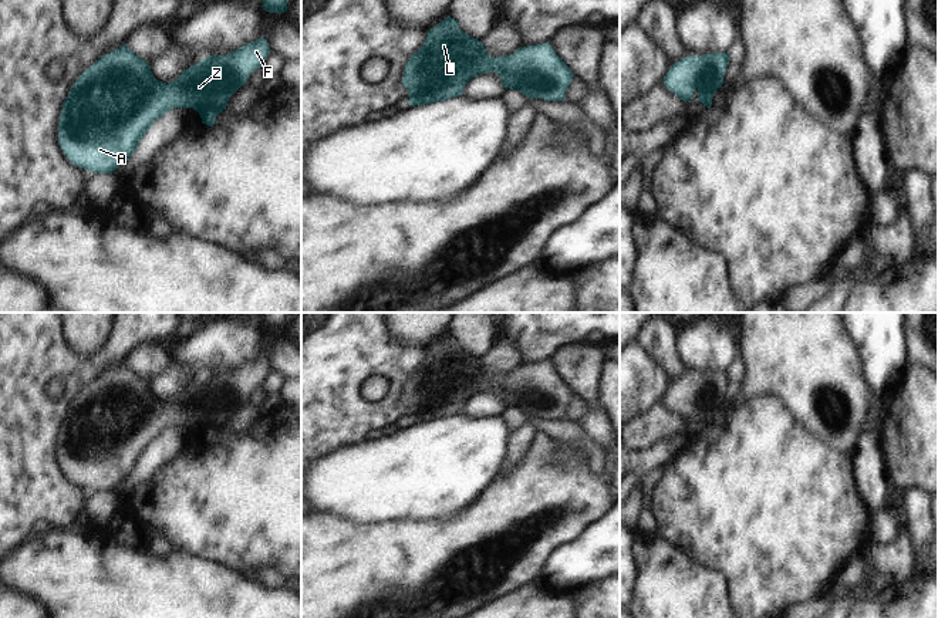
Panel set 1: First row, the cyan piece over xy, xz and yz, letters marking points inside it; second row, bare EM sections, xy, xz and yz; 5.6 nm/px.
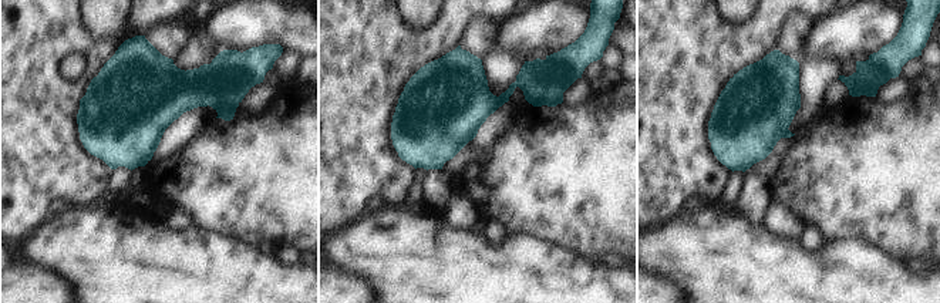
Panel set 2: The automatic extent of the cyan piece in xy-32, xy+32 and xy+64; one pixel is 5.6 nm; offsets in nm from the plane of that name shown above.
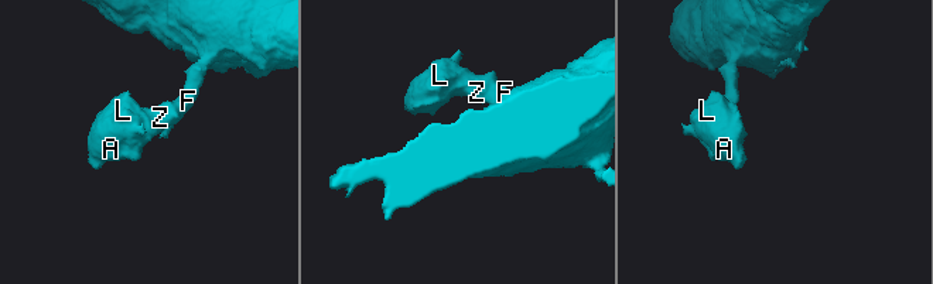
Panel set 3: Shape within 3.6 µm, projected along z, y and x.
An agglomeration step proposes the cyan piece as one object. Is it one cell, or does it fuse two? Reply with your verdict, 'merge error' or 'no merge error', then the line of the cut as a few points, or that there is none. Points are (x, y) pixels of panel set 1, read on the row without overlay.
no merge error | no cut

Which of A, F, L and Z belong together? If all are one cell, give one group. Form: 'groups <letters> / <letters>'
groups A F L Z

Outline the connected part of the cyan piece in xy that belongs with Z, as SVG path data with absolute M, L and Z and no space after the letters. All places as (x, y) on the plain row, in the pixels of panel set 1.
M257 357L226 374L209 374L183 388L178 398L166 402L153 395L149 381L122 362L88 385L68 409L60 432L60 465L75 484L94 492L112 492L134 473L152 442L173 426L193 426L199 430L202 442L213 445L216 435L226 428L229 416L247 402L250 392L264 382L269 372L267 358Z

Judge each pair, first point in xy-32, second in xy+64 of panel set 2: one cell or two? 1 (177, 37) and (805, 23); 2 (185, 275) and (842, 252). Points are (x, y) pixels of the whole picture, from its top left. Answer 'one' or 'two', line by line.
1: one
2: one

